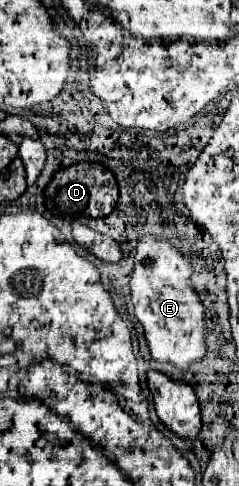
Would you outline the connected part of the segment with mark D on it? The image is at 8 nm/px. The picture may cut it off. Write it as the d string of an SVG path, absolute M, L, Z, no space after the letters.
M82 161L56 171L52 181L44 189L44 197L46 197L46 209L52 215L62 217L66 221L88 221L112 213L118 201L118 185L112 171L108 171L104 165Z

